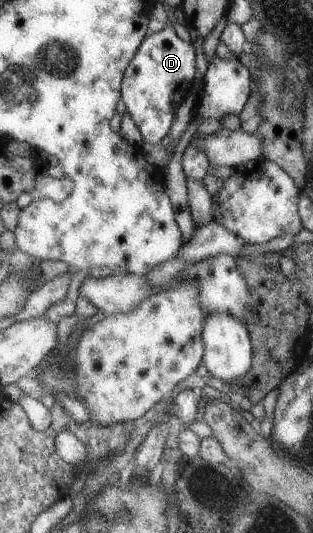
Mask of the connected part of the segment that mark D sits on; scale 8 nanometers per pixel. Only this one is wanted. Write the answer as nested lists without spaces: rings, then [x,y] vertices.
[[[167,18],[165,28],[143,38],[121,78],[121,98],[142,136],[143,142],[158,144],[168,134],[176,109],[191,88],[194,76],[194,48],[183,42]]]

